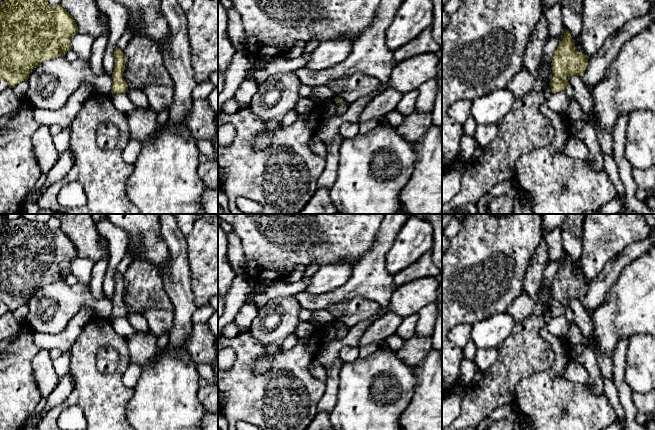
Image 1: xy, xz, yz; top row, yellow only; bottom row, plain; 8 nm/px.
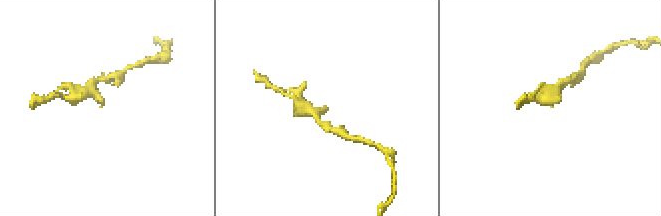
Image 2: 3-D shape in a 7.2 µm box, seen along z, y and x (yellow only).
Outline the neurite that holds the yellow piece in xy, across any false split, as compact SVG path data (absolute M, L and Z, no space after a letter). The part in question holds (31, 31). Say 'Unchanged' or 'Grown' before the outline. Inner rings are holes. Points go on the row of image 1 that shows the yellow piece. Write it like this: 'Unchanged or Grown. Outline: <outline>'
Unchanged. Outline: M4 0L0 7L0 78L10 88L27 81L36 66L65 56L76 33L75 20L60 4L52 6L46 0Z

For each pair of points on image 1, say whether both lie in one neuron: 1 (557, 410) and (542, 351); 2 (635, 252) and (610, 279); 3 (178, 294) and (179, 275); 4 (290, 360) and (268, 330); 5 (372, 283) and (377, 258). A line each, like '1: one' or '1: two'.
1: two
2: one
3: one
4: two
5: one

